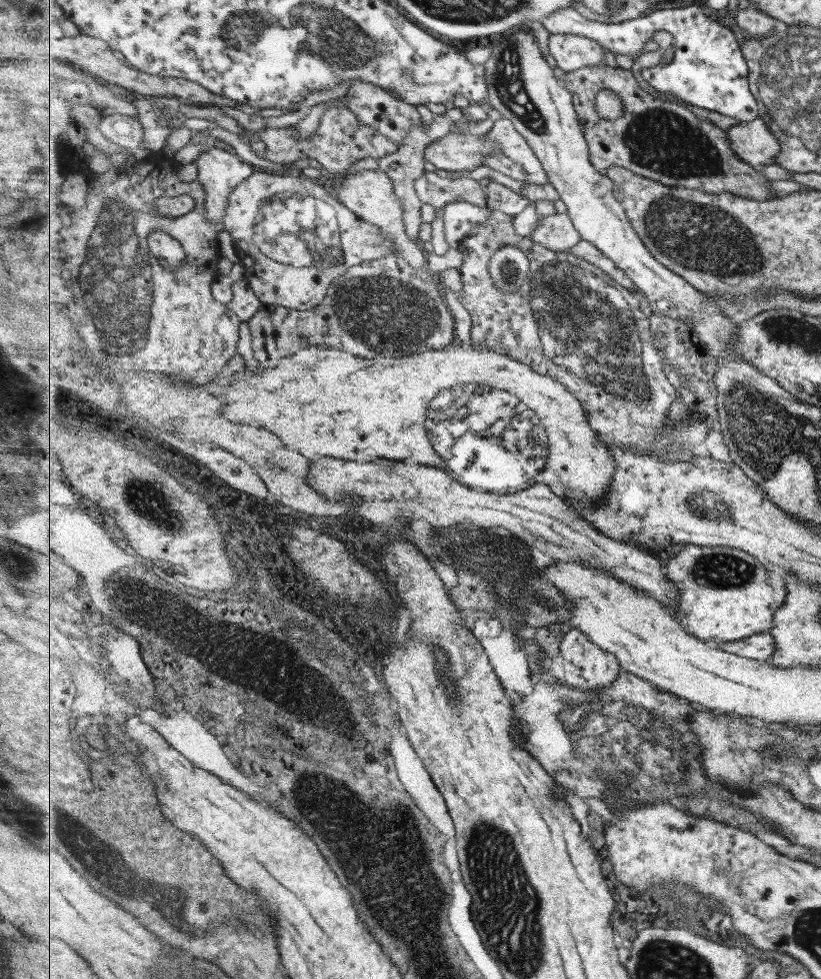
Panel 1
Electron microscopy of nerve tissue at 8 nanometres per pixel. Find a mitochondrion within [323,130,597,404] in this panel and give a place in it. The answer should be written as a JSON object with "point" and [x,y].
{"point":[395,314]}

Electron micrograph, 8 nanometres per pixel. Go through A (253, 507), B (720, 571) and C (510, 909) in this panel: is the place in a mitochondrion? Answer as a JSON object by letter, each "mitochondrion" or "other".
{"A":"other","B":"mitochondrion","C":"mitochondrion"}

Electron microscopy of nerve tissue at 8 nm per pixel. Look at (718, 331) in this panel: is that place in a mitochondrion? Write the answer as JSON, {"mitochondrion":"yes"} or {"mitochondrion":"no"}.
{"mitochondrion":"no"}

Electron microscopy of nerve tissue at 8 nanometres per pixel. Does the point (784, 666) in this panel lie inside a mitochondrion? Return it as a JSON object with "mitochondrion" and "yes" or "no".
{"mitochondrion":"no"}

